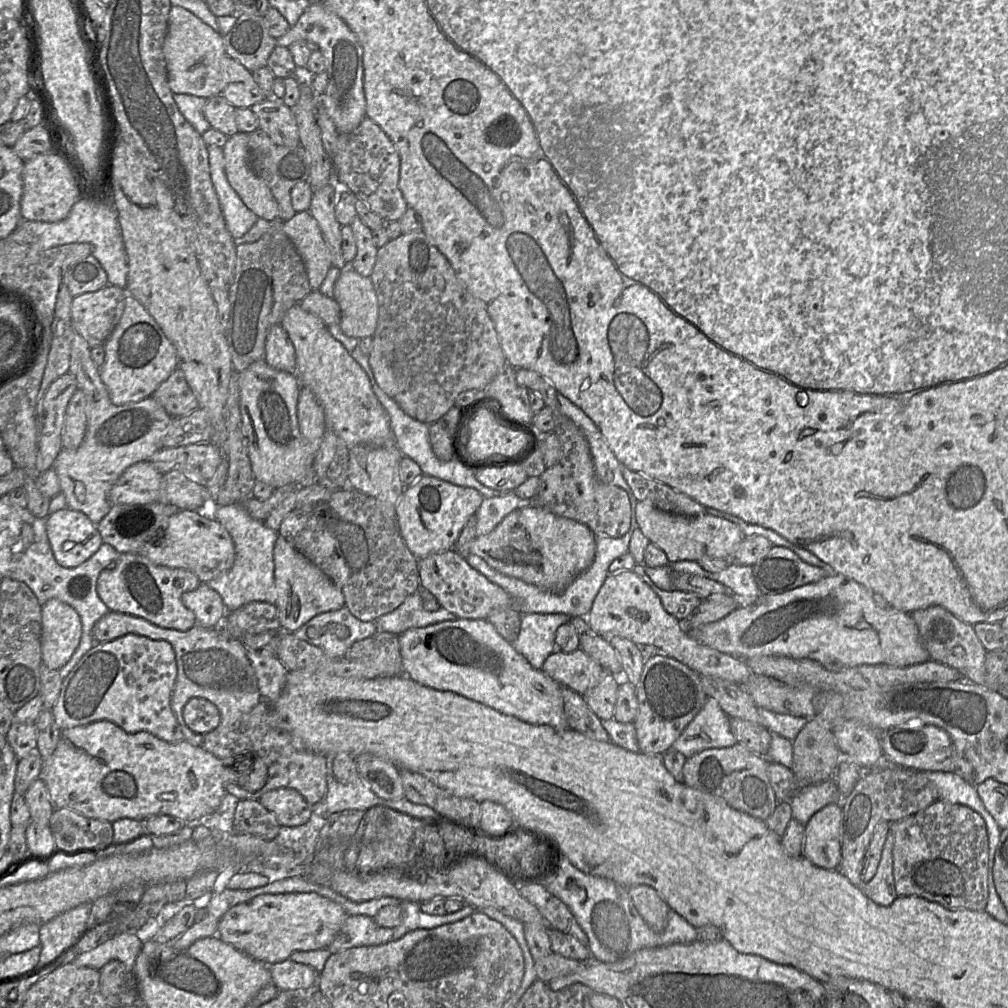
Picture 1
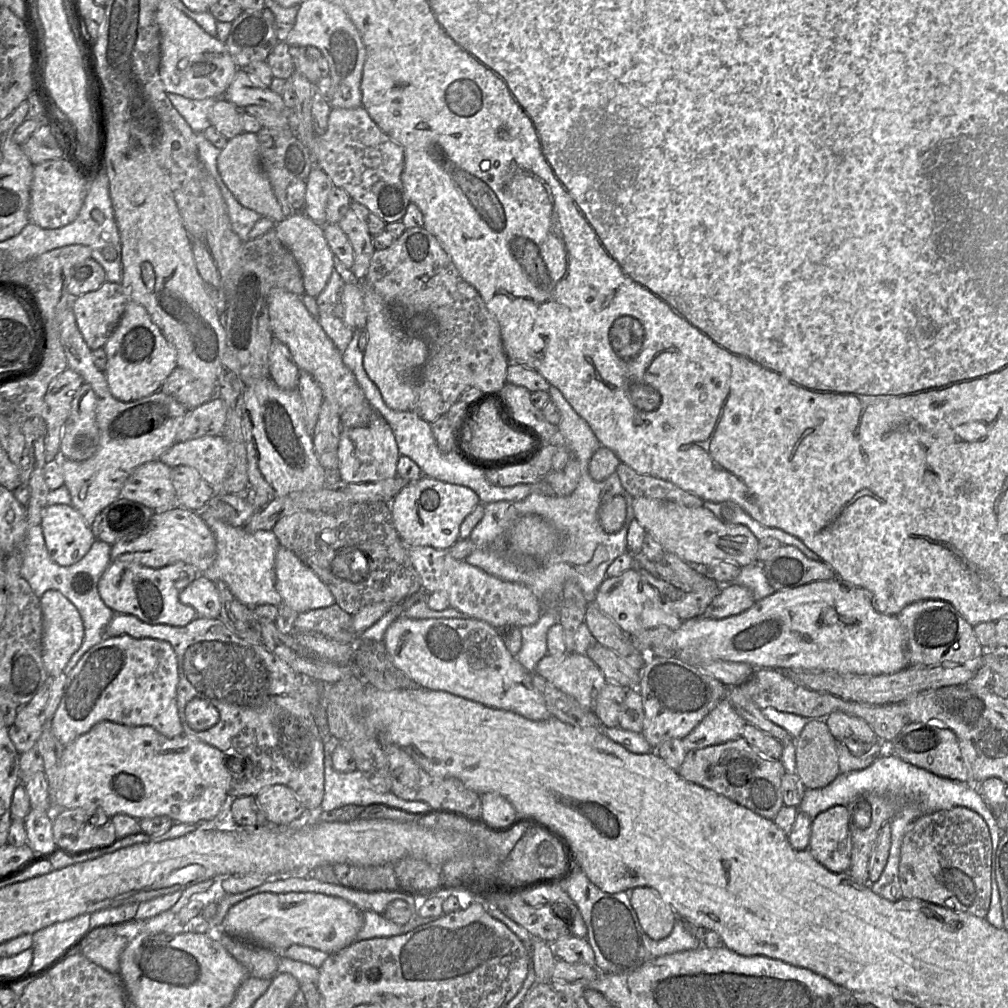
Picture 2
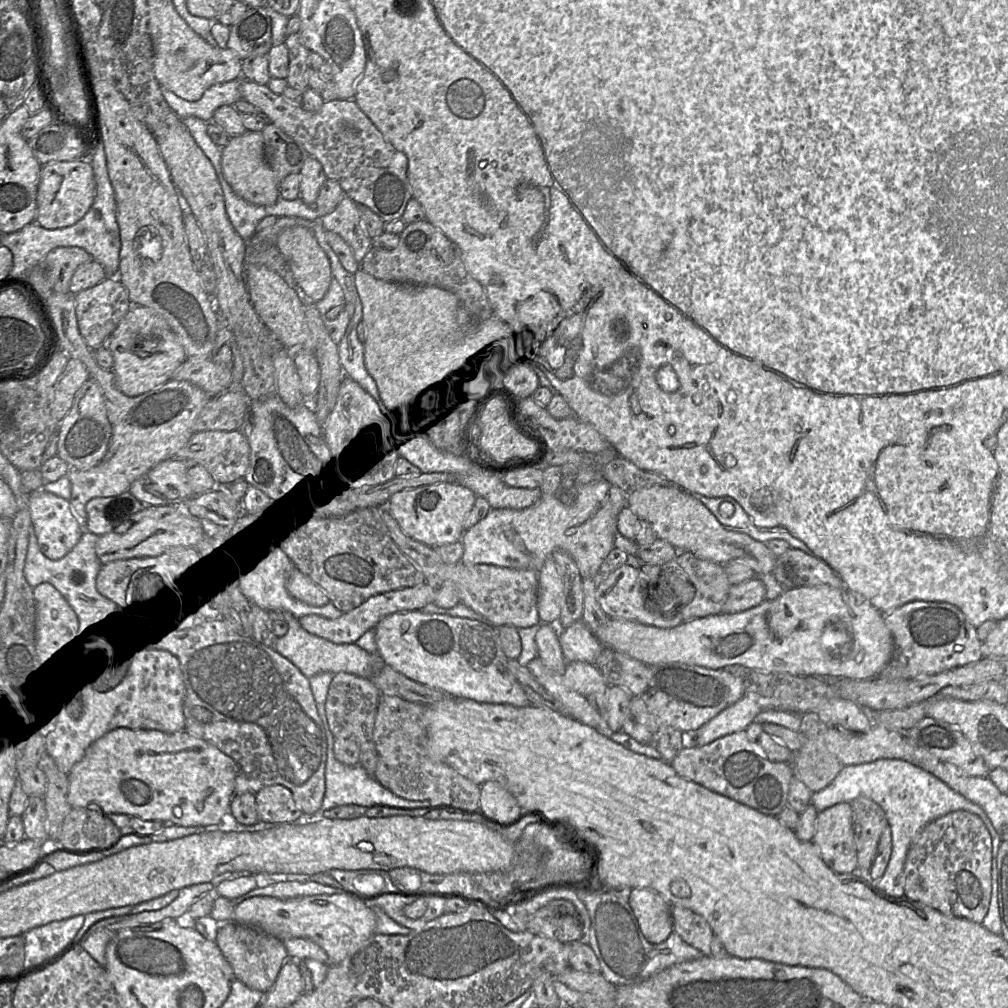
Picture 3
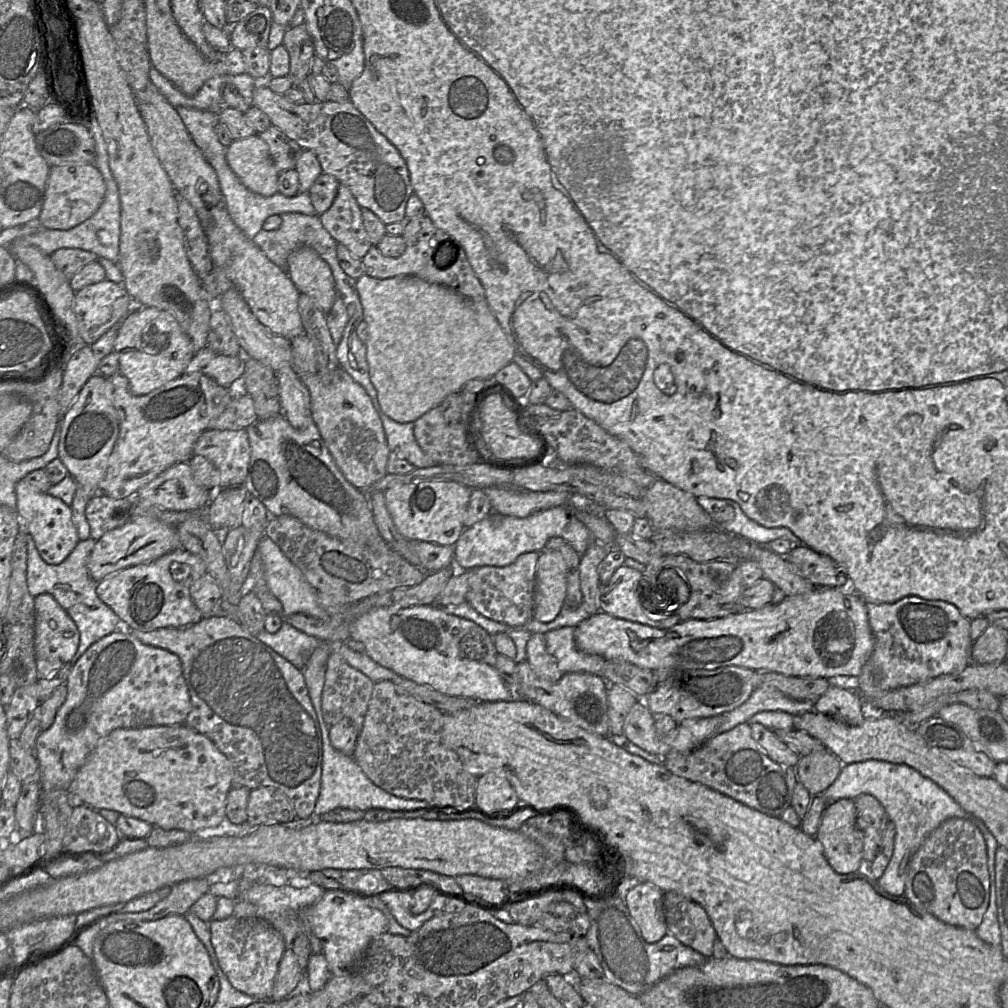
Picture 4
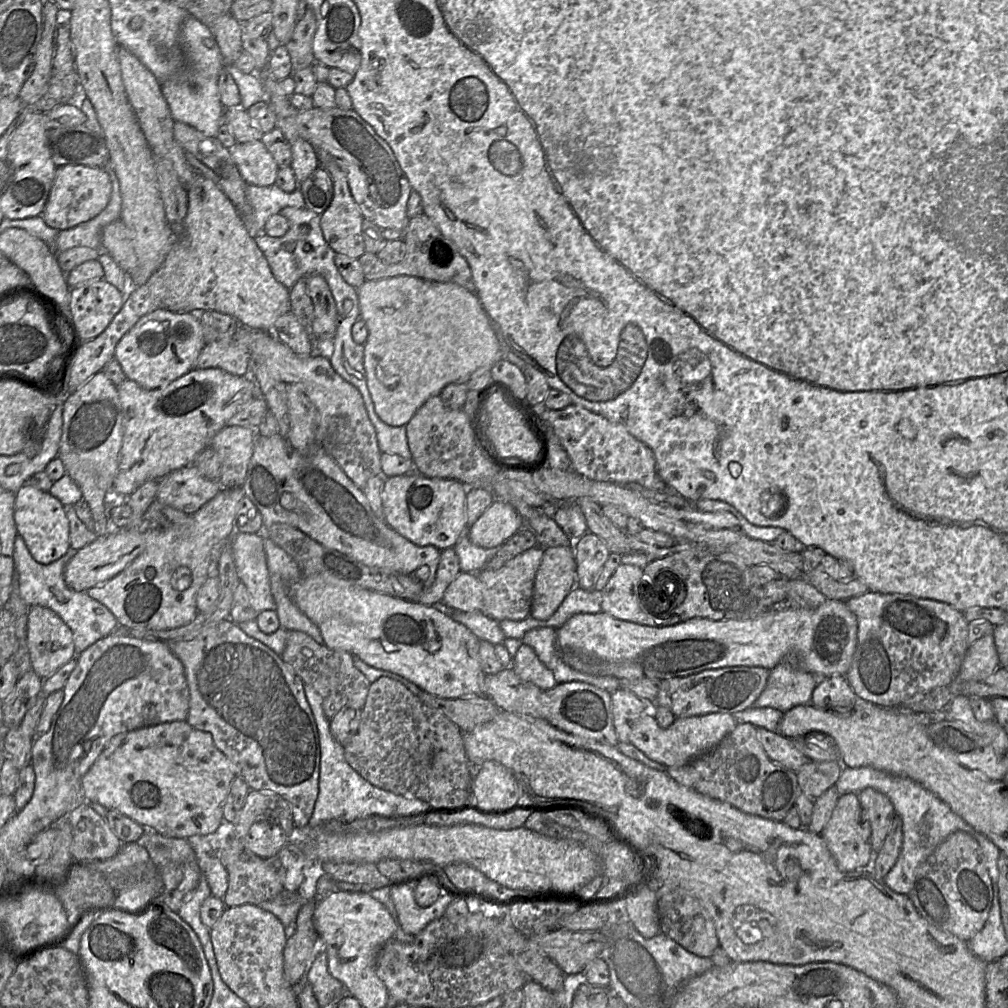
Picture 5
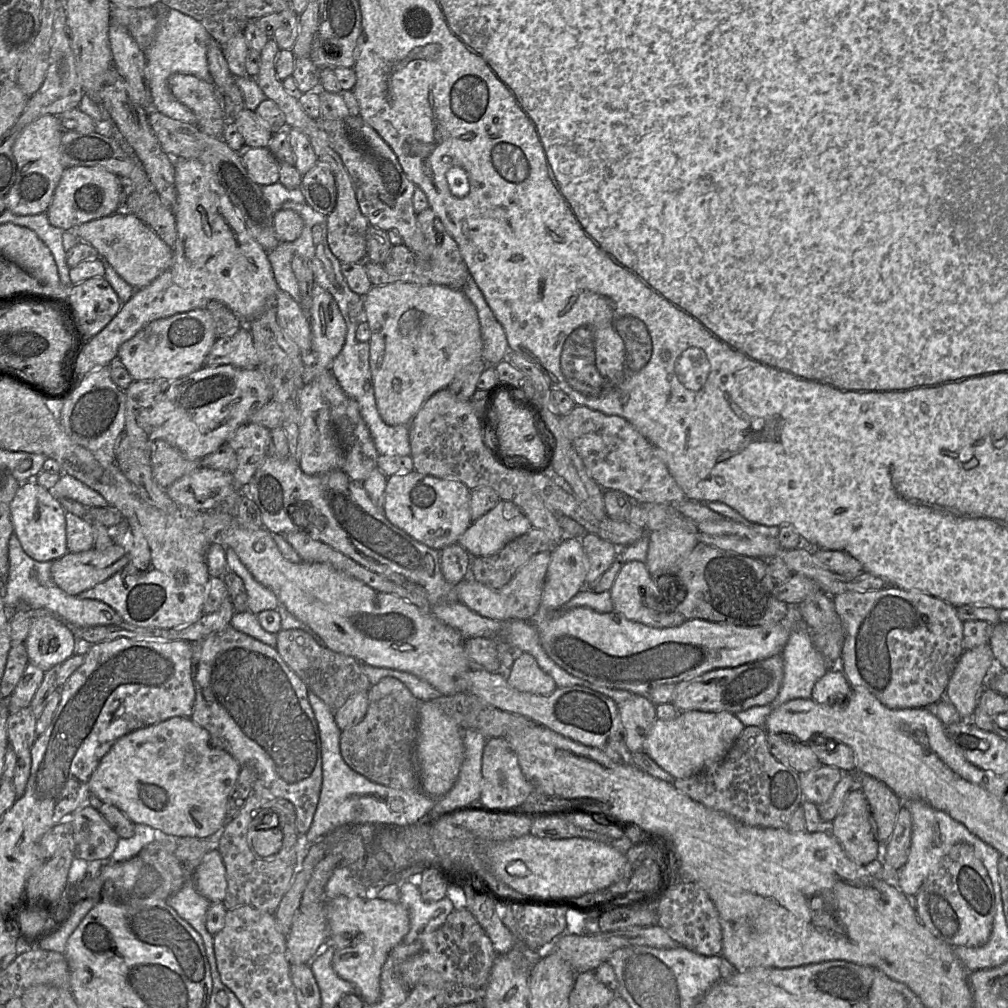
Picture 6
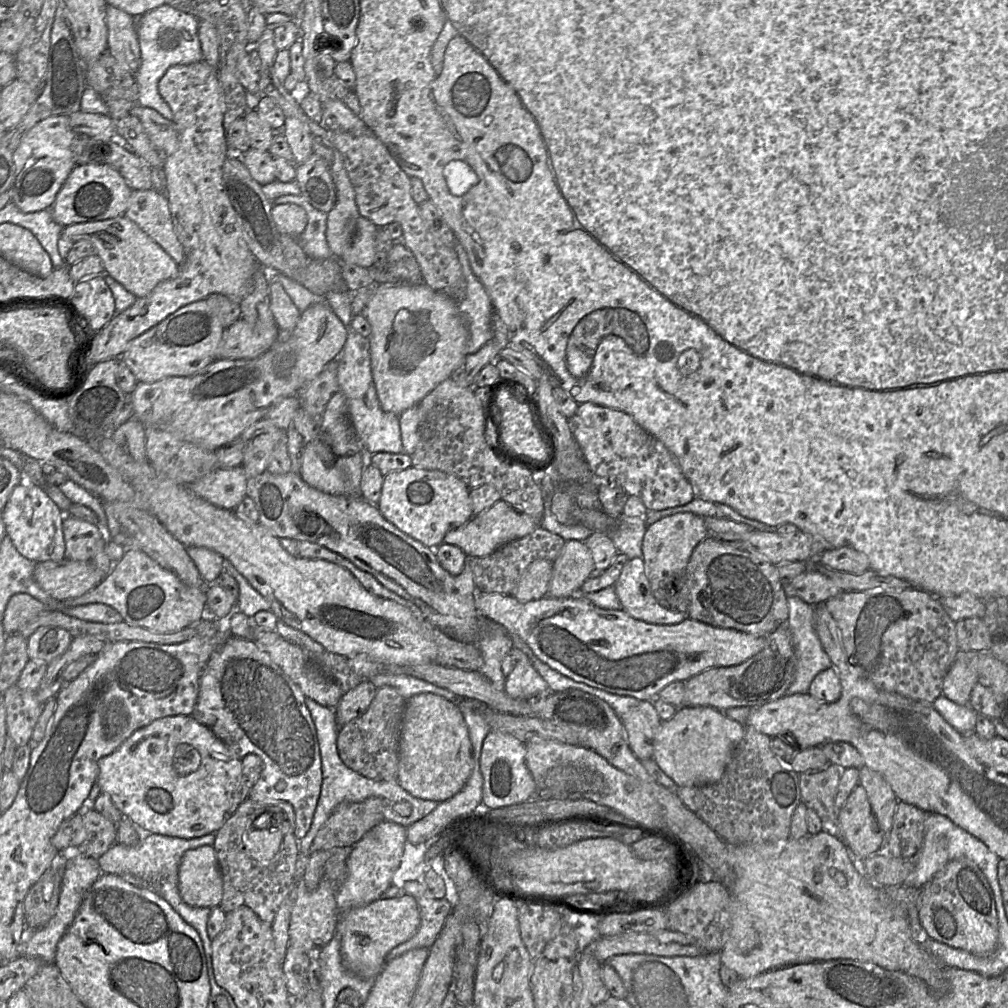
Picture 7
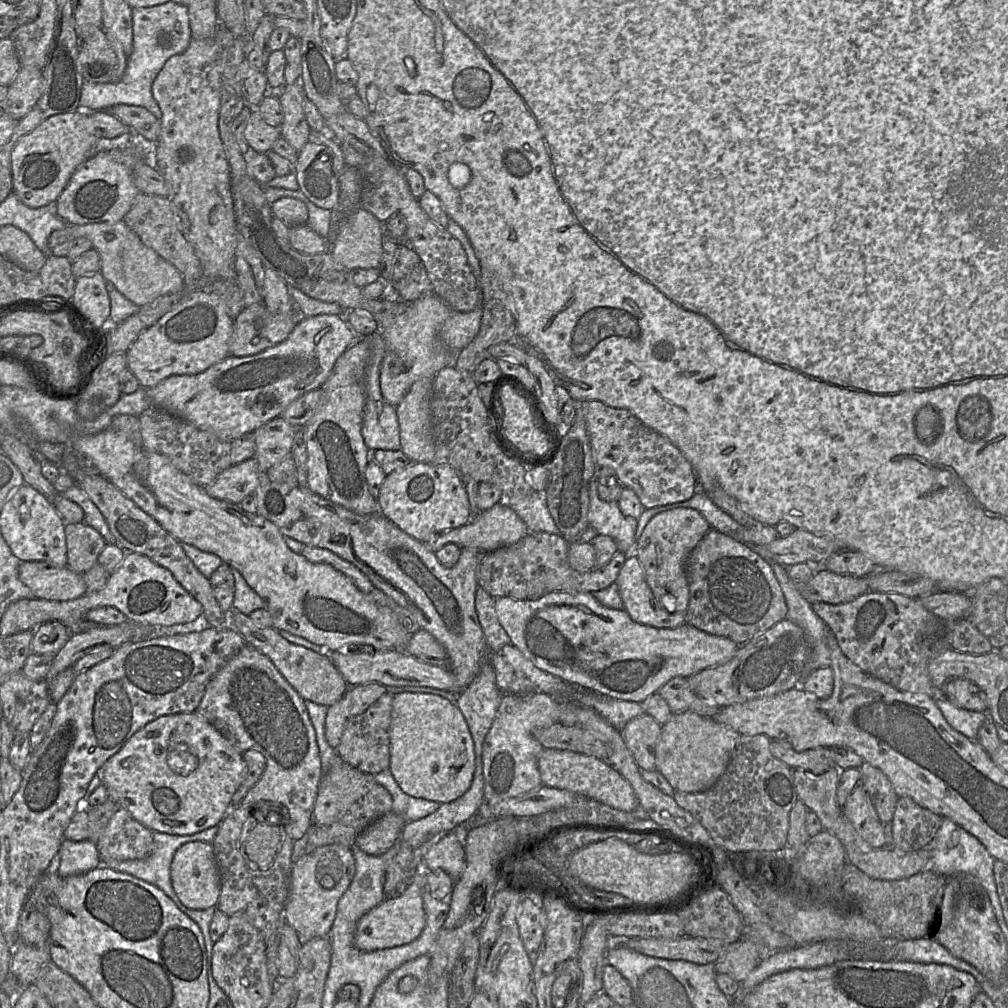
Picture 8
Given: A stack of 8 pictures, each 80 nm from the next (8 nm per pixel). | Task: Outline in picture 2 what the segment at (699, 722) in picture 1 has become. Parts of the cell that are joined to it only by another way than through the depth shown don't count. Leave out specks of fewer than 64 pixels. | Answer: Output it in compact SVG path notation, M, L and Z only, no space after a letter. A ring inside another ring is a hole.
M723 699L682 739L682 744L686 751L692 751L735 740L741 737L745 724L731 703Z

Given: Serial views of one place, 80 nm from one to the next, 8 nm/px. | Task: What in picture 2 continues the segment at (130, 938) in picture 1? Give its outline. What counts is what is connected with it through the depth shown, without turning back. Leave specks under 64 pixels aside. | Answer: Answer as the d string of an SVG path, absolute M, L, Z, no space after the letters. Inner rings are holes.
M115 936L102 942L92 942L82 950L82 953L91 962L100 966L113 975L119 973L119 959L126 948L129 939Z

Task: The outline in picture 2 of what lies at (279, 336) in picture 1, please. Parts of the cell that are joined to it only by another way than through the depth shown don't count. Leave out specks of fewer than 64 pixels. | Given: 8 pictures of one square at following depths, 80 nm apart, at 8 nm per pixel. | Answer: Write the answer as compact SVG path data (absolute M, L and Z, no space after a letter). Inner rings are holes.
M273 337L269 351L270 378L283 390L296 390L300 370L294 362L288 347Z

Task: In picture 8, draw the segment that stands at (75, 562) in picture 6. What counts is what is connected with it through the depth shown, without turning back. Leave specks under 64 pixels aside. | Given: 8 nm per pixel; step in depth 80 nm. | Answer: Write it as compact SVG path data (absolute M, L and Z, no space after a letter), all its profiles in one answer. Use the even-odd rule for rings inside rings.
M22 561L18 574L20 581L37 599L68 601L86 593L83 575L68 566L56 567L44 561Z

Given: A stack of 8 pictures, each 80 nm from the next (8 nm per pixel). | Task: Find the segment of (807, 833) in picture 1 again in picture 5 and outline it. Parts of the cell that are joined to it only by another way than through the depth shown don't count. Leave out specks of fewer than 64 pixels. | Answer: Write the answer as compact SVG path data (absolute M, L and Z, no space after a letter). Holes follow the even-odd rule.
M851 792L839 797L831 817L821 832L821 836L839 870L851 872L864 870L870 862L873 862L875 853L871 848L870 833L868 824L862 818L858 793Z

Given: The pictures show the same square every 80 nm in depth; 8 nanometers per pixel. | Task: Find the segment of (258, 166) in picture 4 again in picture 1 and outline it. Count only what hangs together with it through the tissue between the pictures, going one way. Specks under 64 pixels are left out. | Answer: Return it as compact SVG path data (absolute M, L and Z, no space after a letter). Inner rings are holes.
M237 132L228 137L223 146L223 157L225 160L225 174L229 184L239 195L244 204L254 212L258 218L267 221L280 219L280 209L276 199L273 197L267 184L258 177L249 164L249 133Z

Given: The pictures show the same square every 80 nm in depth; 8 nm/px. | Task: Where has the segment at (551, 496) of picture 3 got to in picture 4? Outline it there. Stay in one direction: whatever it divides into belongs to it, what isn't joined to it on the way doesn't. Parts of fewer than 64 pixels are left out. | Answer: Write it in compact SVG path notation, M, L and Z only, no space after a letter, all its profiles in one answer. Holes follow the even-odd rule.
M557 506L526 518L504 516L492 511L472 527L466 527L453 546L454 566L466 571L484 566L505 567L527 552L542 552L552 537L561 537L582 555L594 541L589 529L566 506Z

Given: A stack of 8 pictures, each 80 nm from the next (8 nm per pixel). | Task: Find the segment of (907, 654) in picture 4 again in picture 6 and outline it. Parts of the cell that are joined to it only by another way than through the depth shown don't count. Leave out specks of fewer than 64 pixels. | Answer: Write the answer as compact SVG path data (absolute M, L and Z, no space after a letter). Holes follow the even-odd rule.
M895 586L831 598L845 634L838 664L851 687L867 689L890 709L930 707L945 696L949 678L964 652L963 622L954 606L924 592Z

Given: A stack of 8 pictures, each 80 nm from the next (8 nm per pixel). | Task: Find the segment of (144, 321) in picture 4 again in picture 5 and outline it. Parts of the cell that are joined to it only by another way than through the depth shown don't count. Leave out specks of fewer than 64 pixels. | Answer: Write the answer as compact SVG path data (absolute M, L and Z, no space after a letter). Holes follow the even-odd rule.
M159 309L140 318L121 338L114 358L121 365L126 379L135 381L145 390L154 390L192 370L205 345L198 313Z

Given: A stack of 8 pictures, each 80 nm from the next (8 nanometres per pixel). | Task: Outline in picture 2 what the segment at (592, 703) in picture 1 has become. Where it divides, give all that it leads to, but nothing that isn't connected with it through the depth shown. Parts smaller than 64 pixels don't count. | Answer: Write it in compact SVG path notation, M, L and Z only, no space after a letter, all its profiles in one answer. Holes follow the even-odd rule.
M612 682L606 683L593 708L601 726L619 727L619 715L626 695L626 688Z

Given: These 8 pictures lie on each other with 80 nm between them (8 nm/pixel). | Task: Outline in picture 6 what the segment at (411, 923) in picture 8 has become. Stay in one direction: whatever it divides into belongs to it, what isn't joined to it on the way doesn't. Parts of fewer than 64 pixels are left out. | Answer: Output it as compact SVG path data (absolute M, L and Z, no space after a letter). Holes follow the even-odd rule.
M375 895L361 897L339 896L325 900L325 911L328 922L329 938L326 942L334 948L332 960L336 974L352 983L365 1004L375 1004L380 1000L380 975L384 962L393 948L402 942L410 929L410 919L407 909L401 902L382 900Z

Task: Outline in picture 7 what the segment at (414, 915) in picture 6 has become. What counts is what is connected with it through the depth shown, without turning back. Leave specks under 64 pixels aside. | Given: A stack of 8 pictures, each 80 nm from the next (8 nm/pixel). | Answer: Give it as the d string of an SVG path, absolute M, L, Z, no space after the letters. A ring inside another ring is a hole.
M406 881L404 893L413 896L420 910L420 926L413 937L393 948L386 956L385 963L415 948L429 949L436 941L453 906L444 897L435 899L424 883Z

